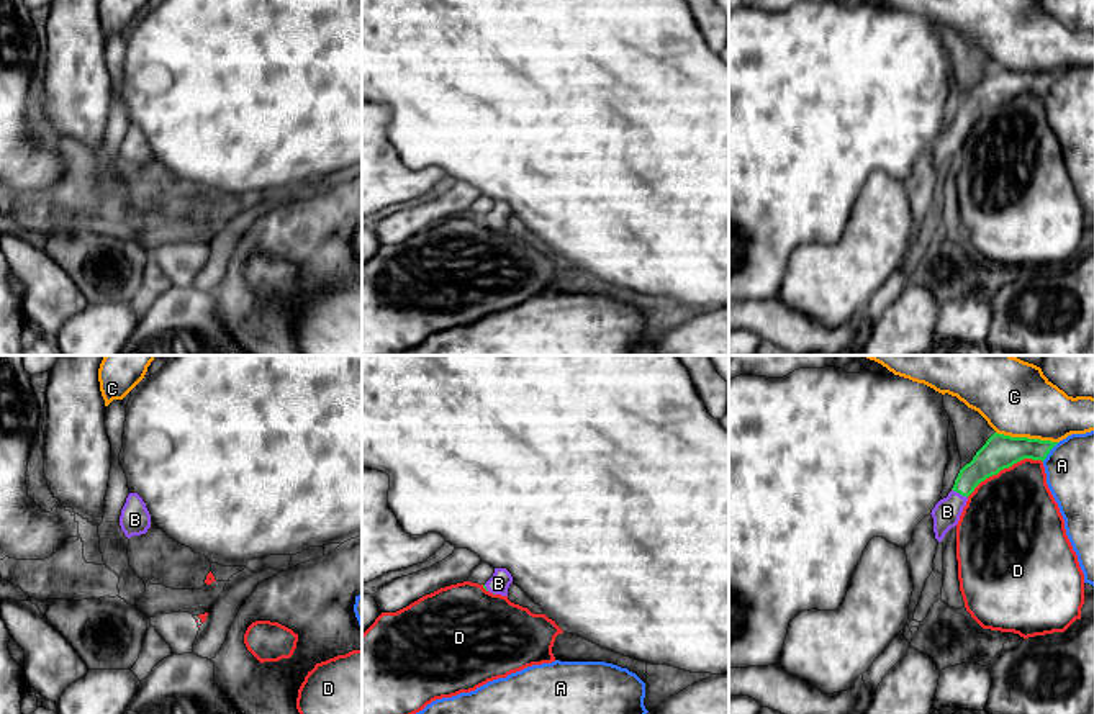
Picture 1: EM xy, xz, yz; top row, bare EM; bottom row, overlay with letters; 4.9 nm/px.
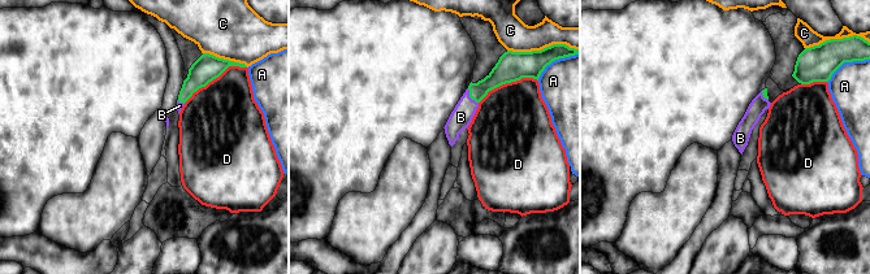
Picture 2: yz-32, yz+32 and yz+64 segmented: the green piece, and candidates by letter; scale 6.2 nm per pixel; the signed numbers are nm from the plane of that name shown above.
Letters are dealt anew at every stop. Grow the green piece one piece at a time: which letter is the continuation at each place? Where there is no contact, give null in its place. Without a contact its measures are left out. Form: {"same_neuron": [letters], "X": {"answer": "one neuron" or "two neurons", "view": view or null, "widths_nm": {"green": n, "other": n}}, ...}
{"same_neuron": ["B"], "A": {"answer": "two neurons", "view": "yz", "widths_nm": {"green": 170, "other": 240}}, "B": {"answer": "one neuron", "view": "yz", "widths_nm": {"green": 160, "other": 140}}, "C": {"answer": "two neurons", "view": "yz", "widths_nm": {"green": 170, "other": 340}}, "D": {"answer": "two neurons", "view": "yz", "widths_nm": {"green": 170, "other": 440}}}

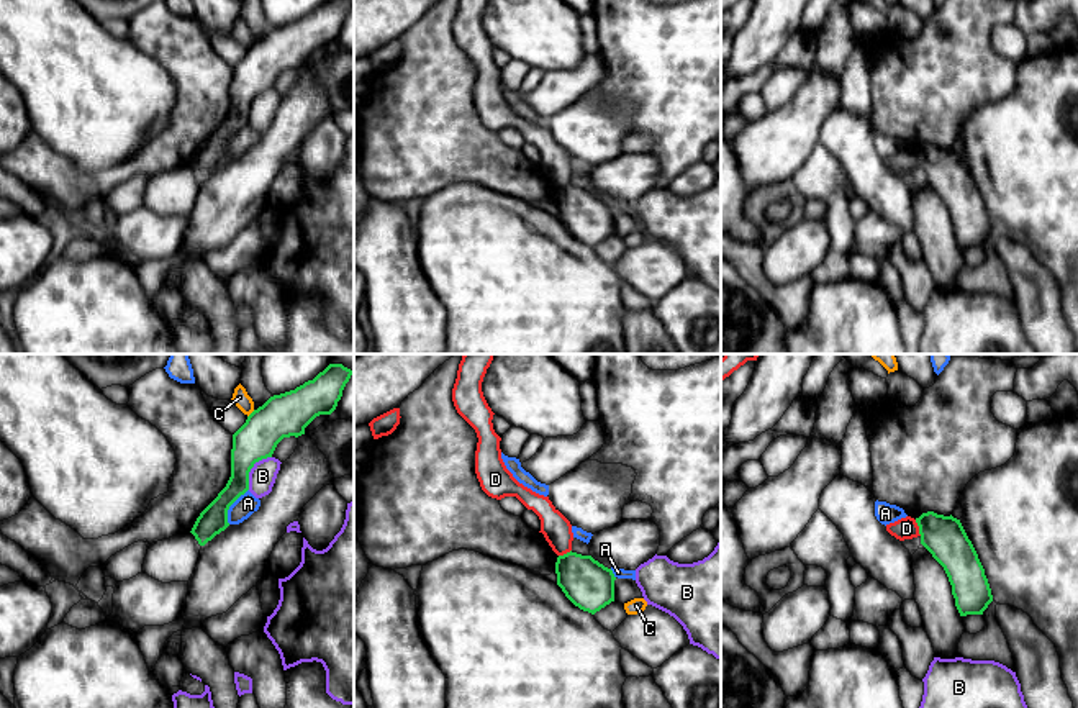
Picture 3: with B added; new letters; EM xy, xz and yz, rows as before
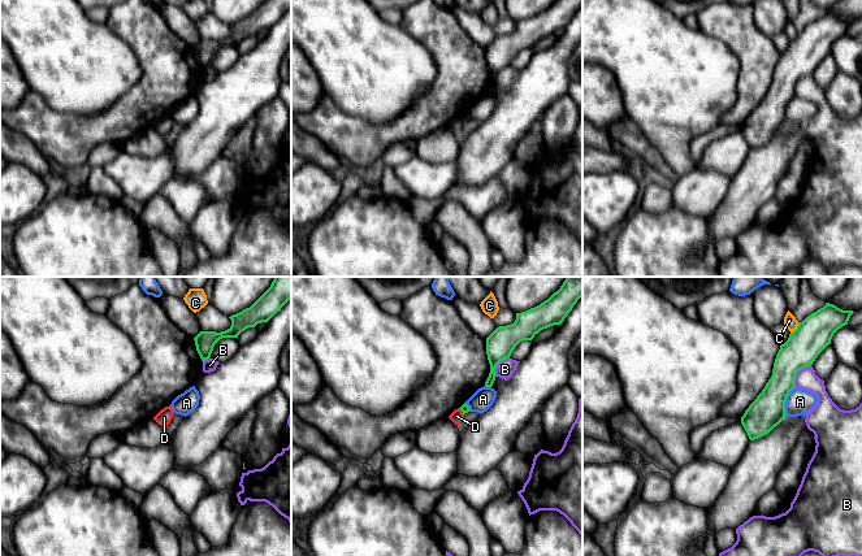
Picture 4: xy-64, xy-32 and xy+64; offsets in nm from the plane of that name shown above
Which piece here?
{"same_neuron": [], "A": {"answer": "two neurons", "view": "xy", "widths_nm": {"green": 140, "other": 100}}, "B": {"answer": "two neurons", "view": "xy", "widths_nm": {"green": 200, "other": 130}}, "C": {"answer": "two neurons", "view": "xy", "widths_nm": {"green": 220, "other": 80}}, "D": {"answer": "two neurons", "view": "yz", "widths_nm": {"green": 200, "other": 110}}}

